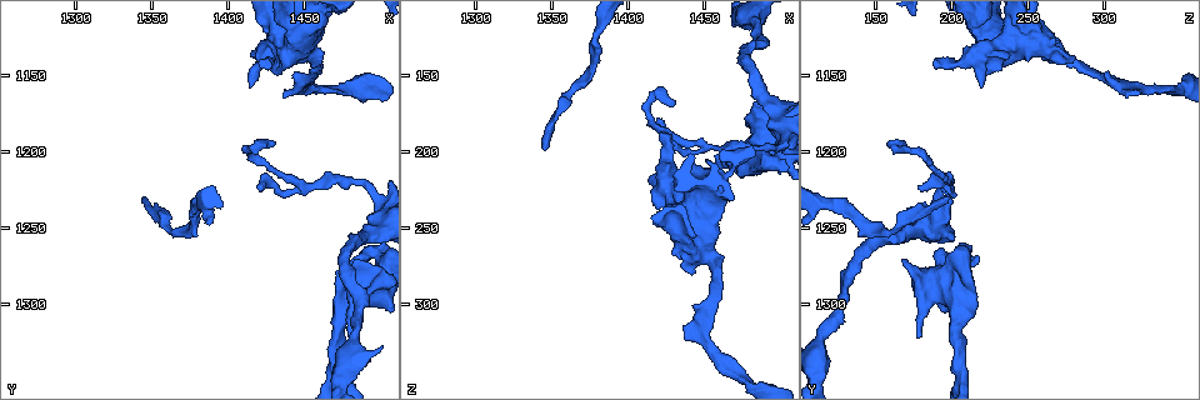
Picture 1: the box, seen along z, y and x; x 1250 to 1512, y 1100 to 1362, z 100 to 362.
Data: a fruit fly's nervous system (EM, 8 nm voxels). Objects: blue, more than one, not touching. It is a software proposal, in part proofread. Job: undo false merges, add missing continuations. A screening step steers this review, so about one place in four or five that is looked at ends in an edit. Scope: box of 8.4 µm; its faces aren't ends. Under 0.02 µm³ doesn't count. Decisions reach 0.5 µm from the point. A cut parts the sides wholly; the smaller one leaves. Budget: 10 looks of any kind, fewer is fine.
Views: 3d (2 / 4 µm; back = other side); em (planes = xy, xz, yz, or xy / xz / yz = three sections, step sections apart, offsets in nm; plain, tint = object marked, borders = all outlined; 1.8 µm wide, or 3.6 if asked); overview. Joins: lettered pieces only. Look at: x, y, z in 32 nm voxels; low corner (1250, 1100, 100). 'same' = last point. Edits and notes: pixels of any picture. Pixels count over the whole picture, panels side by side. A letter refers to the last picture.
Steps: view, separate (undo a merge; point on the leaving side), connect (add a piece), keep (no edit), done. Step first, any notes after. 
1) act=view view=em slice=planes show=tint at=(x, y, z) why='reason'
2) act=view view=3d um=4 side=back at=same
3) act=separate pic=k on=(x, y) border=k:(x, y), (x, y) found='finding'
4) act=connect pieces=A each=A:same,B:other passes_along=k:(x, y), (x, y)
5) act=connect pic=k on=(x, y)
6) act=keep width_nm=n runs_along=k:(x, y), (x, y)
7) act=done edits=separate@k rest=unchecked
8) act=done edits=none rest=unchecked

act=view view=em um=3.6 slice=planes show=tint at=(1434, 1126, 242) why='thin arm on a thick one'

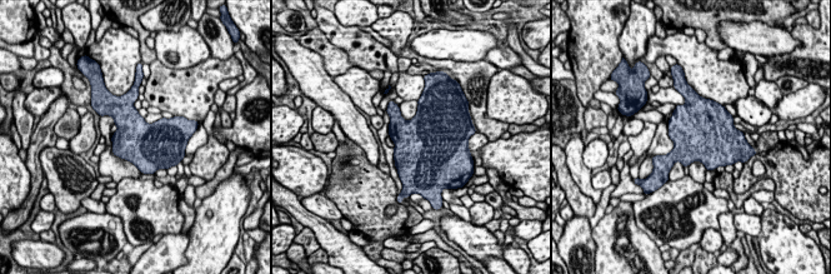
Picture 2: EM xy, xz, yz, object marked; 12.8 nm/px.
act=view view=em um=3.6 slice=planes show=borders at=same

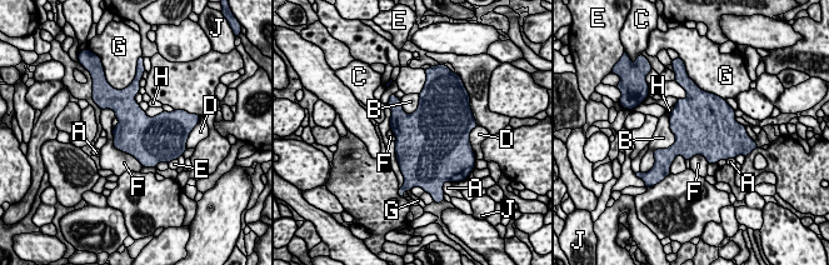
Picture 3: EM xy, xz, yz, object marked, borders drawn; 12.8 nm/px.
act=keep each=A:other,B:other,C:other,D:other,E:other,F:other,G:other,H:other,J:other border=3:(670, 123), (675, 140), (653, 150) found='all the same neuron'

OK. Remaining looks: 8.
act=view view=3d um=2 at=(1474, 1160, 348)

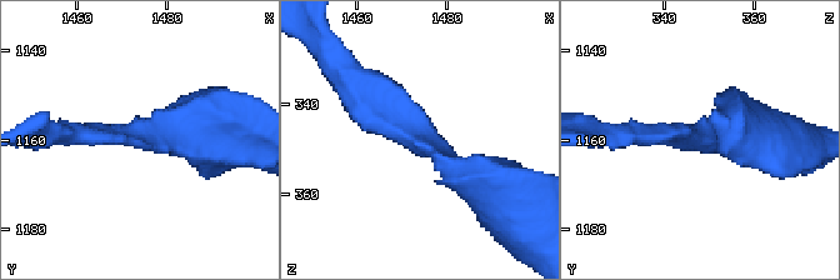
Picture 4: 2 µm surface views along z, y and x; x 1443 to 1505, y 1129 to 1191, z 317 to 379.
act=view view=em slice=planes show=borders at=(1474, 1159, 348) arm_widths_nm=170,360 why='shape alone is not enough'

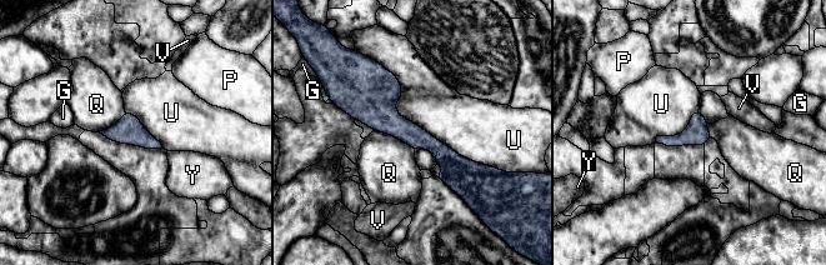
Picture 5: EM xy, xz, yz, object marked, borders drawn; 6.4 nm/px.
act=keep each=G:other,P:other,Q:other,U:other,V:other,Y:other border=5:(368, 56), (492, 166) found='all the same neuron'

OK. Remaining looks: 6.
act=view view=3d um=4 at=(1484, 1272, 168) why='stops while still wide'

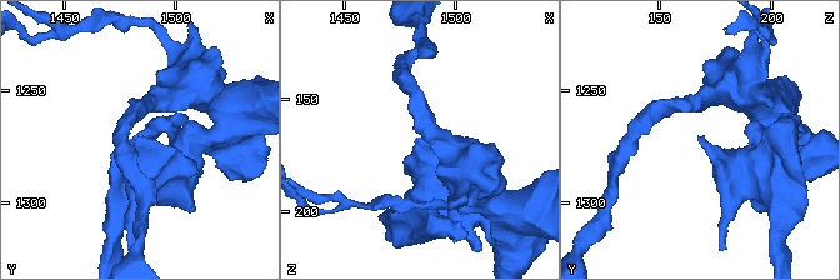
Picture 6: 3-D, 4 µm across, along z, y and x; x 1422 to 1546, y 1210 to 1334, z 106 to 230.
act=view view=em slice=xz step=4 show=borders at=(1483, 1271, 167) why='need the tissue'

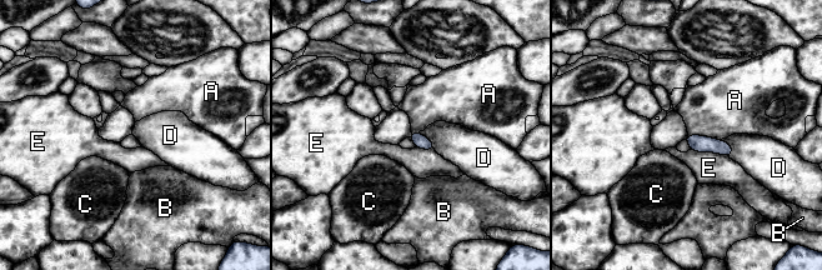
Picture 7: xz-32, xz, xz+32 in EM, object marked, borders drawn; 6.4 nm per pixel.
act=keep each=A:other,B:other,C:other,D:other,E:other border=7:(688, 134), (700, 134), (720, 140) found='no lettered piece goes on from it'

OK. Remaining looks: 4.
act=view view=em slice=planes show=borders at=(1430, 1194, 168) why='an open end'

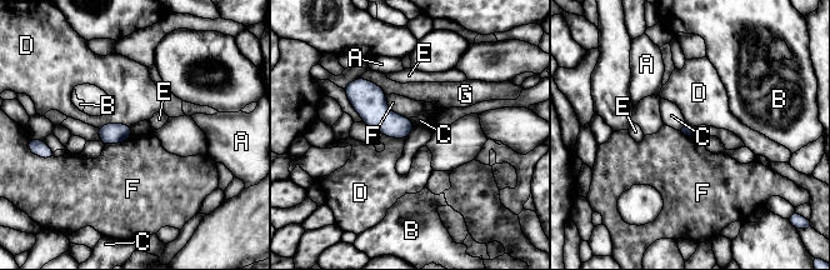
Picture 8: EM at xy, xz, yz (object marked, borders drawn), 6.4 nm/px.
act=keep width_nm=70 each=A:other,B:other,C:other,D:other,E:other,F:other,G:other border=8:(130, 125), (106, 123), (98, 128) found='none of them fits'

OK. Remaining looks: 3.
act=done edits=none rest=unchecked

